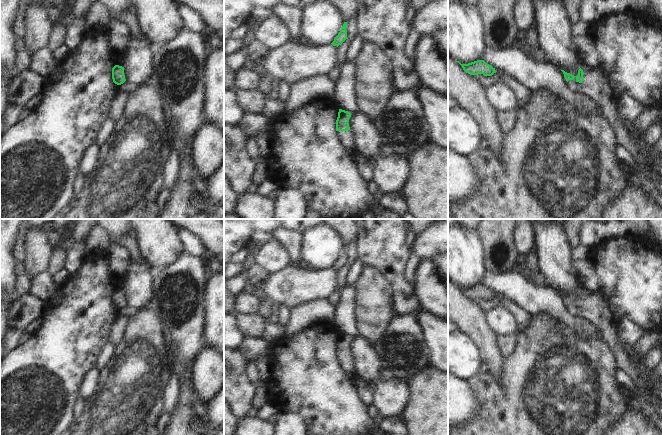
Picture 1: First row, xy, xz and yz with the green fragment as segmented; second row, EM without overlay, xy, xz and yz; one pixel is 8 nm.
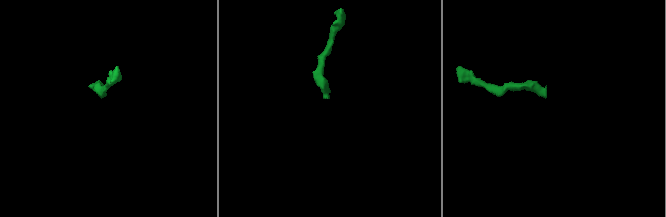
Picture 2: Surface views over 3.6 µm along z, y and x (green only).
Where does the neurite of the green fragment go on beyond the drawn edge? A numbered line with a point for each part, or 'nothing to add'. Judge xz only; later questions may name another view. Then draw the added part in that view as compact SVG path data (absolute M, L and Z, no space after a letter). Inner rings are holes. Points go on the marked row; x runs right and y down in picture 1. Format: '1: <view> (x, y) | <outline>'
1: xz (346, 138) | M352 130L336 131L336 136L347 154L354 153L354 136Z

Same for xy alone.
1: xy (125, 88) | M125 81L123 84L121 85L117 85L115 84L115 87L117 89L118 92L123 93L123 94L129 94L132 91L134 91L136 89L136 86L133 84L130 84L129 82Z

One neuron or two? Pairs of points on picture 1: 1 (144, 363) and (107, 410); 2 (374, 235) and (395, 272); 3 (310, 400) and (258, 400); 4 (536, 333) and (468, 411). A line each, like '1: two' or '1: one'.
1: one
2: one
3: two
4: two

